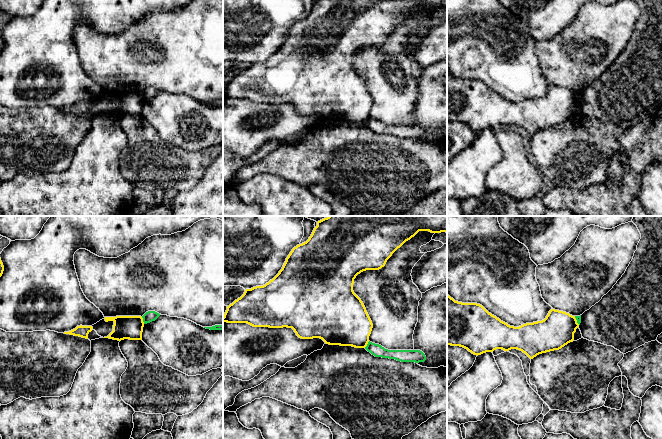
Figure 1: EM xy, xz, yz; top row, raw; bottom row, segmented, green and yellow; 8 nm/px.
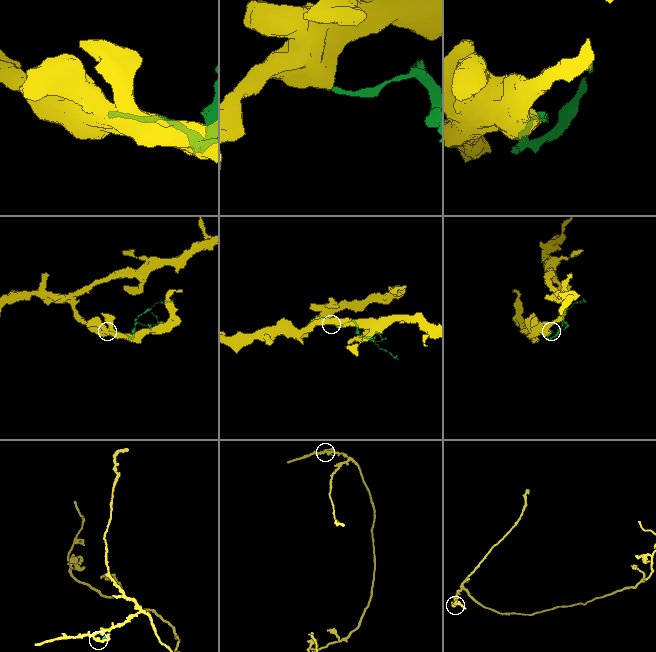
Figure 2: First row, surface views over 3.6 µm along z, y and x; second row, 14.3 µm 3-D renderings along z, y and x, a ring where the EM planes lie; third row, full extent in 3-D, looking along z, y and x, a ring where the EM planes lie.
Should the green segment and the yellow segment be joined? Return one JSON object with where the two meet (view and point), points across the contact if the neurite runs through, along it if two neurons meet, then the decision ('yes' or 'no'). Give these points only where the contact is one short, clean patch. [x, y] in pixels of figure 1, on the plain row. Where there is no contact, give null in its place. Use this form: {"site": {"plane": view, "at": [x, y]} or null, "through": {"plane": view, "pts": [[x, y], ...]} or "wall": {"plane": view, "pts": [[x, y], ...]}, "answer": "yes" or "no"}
{"site": {"plane": "xy", "at": [143, 96]}, "wall": {"plane": "xy", "pts": [[141, 93], [144, 99]]}, "answer": "no"}

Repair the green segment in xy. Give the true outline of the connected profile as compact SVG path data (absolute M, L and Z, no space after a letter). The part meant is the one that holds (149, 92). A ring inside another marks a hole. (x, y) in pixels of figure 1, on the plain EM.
M148 87L142 92L142 94L143 94L144 100L147 100L152 97L155 97L159 92L160 90L155 87Z

